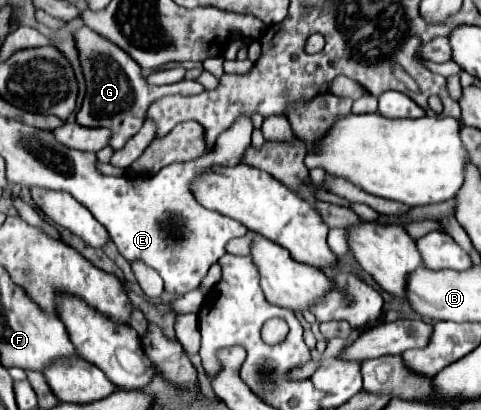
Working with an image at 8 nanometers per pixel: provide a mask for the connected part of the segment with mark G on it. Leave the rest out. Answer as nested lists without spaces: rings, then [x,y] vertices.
[[[87,25],[77,29],[73,33],[73,39],[75,39],[77,53],[79,53],[81,69],[85,73],[83,77],[85,77],[85,87],[87,87],[83,105],[77,111],[75,121],[79,125],[89,125],[89,127],[107,127],[111,131],[109,147],[113,151],[123,149],[125,143],[141,129],[145,121],[145,111],[151,105],[151,101],[165,97],[165,95],[177,95],[177,93],[197,95],[203,91],[203,85],[199,81],[187,81],[187,79],[173,83],[173,85],[163,85],[163,87],[147,85],[145,77],[141,75],[141,67],[129,57],[129,53],[125,53],[115,43],[109,43],[109,39],[101,37]]]

